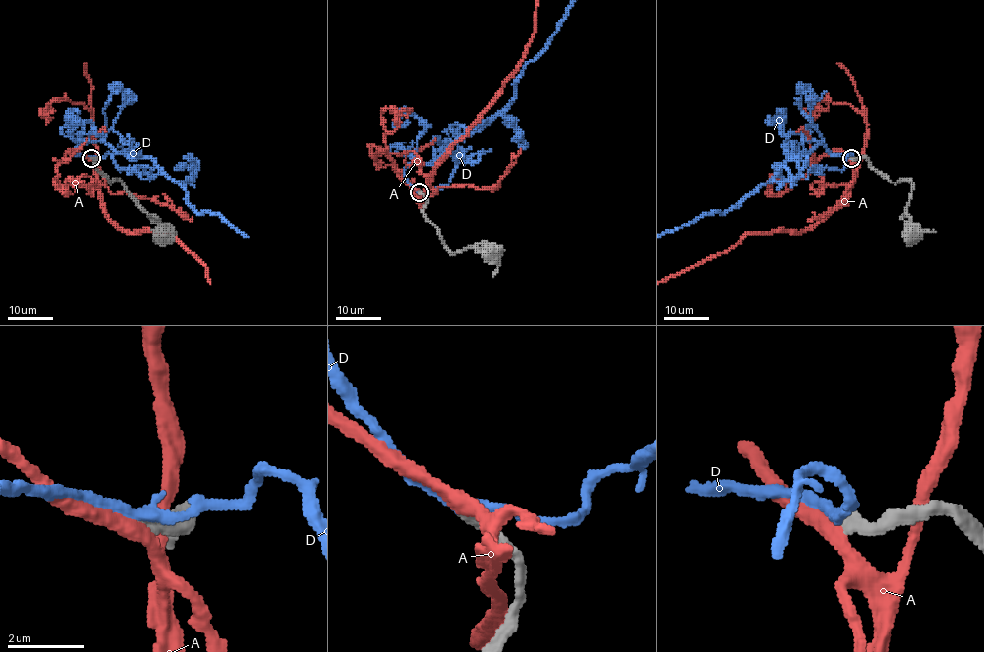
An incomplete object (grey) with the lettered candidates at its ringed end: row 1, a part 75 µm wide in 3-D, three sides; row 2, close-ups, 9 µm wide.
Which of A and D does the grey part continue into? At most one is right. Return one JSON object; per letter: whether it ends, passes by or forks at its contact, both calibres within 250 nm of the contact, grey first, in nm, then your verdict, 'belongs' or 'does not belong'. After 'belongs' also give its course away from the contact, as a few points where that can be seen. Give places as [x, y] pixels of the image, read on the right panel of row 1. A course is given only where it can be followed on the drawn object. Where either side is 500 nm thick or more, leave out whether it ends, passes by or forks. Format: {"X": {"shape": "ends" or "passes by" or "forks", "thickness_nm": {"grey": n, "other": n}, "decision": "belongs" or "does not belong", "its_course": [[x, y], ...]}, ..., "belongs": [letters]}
{"A": {"shape": "passes by", "thickness_nm": {"grey": 360, "other": 400}, "decision": "does not belong"}, "D": {"shape": "passes by", "thickness_nm": {"grey": 340, "other": 300}, "decision": "belongs"}, "belongs": ["D"]}

